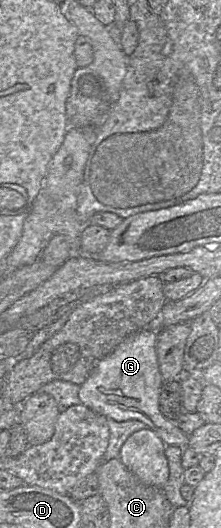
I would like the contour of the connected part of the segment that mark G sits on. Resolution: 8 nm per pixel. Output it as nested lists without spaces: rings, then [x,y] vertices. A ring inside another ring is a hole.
[[[150,328],[142,329],[124,340],[112,353],[98,362],[86,381],[80,386],[79,399],[92,411],[117,422],[139,420],[153,430],[167,446],[185,448],[188,446],[189,435],[164,417],[160,411],[159,397],[163,379],[158,365],[156,341],[157,331]]]

